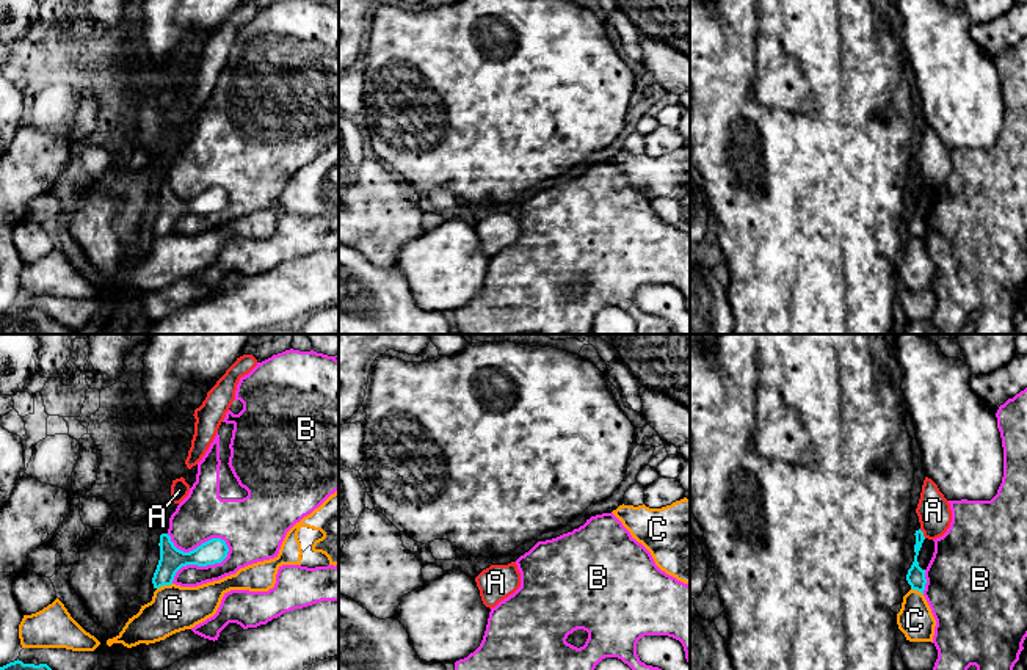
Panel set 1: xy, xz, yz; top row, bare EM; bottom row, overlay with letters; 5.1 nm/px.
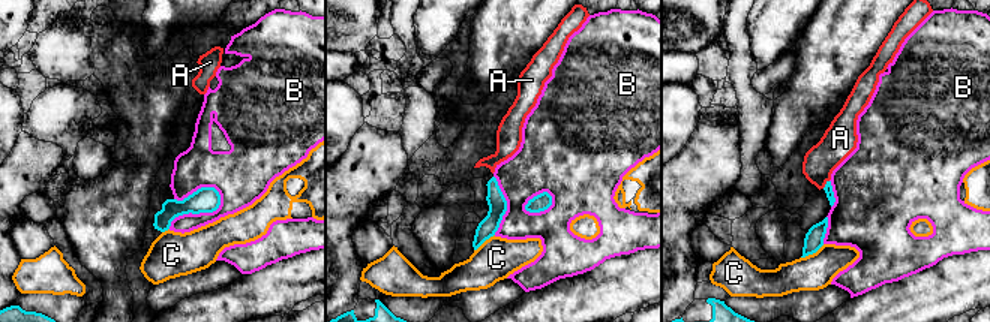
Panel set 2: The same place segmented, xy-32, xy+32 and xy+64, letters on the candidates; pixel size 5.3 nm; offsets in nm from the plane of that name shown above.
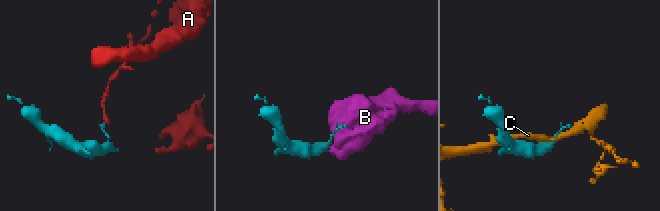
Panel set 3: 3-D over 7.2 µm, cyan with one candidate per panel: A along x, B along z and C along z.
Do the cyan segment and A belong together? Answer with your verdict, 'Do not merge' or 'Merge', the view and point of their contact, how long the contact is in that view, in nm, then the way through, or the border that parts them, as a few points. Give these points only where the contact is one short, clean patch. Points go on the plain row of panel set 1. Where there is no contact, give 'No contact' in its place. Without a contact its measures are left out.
Do not merge. Touches cyan at yz (922, 182). Shared border 60 nm. Boundary: yz (919, 178), (925, 185)

